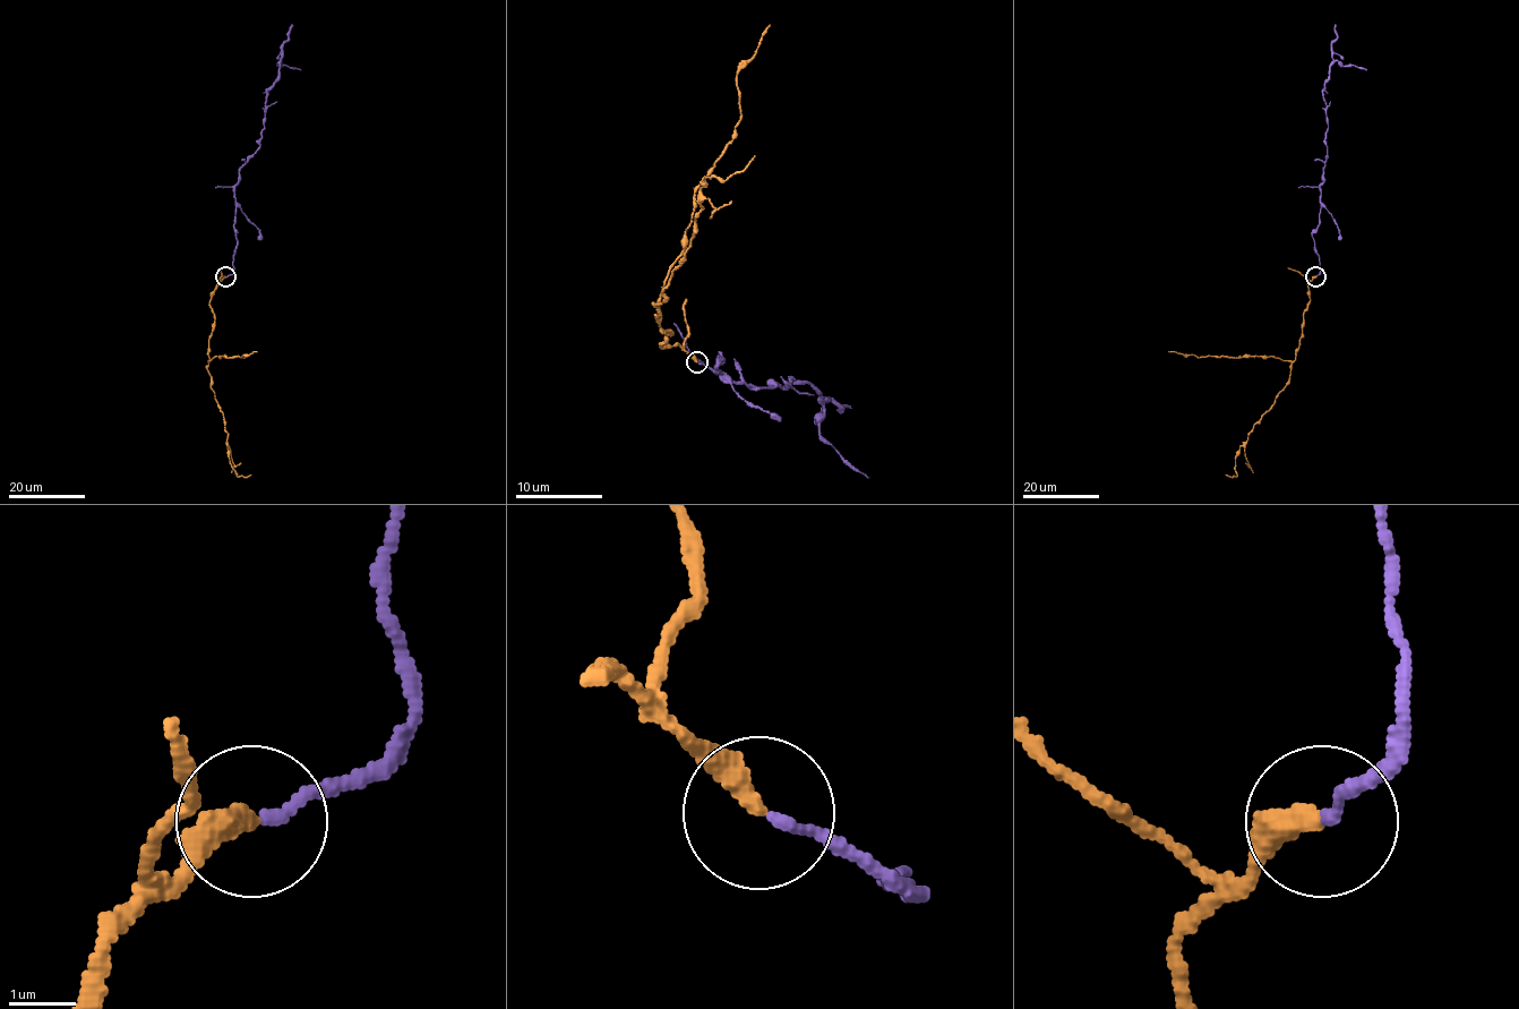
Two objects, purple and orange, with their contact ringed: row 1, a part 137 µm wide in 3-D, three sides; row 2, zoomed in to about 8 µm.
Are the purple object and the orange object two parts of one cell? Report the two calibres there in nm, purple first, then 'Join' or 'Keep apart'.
Thickness 160 nm (purple) against 360 nm. Join

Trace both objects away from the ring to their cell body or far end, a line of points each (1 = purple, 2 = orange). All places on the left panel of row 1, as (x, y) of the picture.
1: (225, 278), (237, 247), (234, 187), (259, 146), (266, 91), (281, 60), (300, 70)
2: (225, 278), (217, 283), (209, 302), (214, 326), (207, 367), (223, 417), (230, 463), (238, 477), (251, 475)

